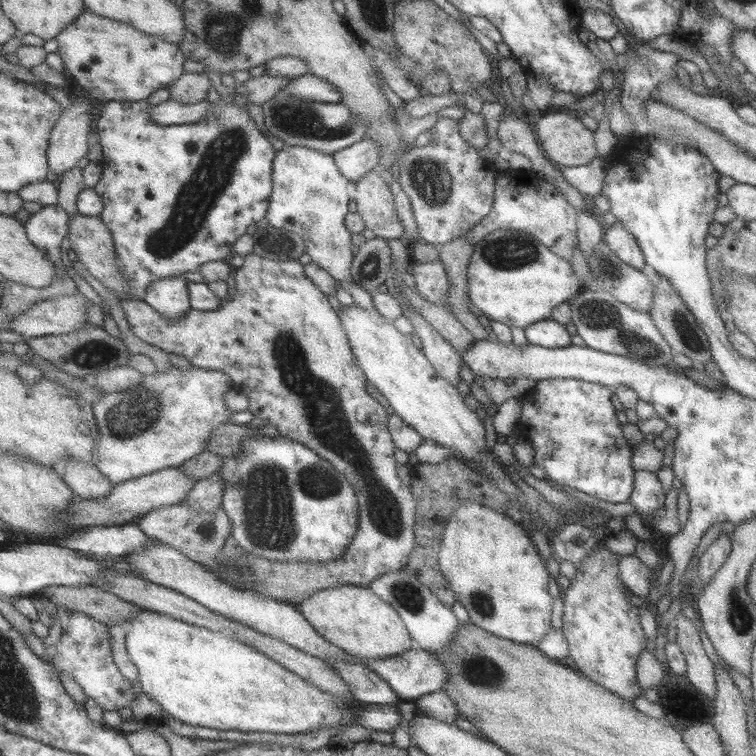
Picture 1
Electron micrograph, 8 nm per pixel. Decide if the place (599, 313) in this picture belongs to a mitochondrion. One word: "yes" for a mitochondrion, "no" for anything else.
yes

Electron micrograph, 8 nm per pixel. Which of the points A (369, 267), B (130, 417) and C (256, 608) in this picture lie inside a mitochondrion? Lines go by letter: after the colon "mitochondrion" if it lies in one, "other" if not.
A: mitochondrion
B: mitochondrion
C: other

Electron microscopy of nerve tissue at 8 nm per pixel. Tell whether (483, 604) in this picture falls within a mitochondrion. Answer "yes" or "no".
yes

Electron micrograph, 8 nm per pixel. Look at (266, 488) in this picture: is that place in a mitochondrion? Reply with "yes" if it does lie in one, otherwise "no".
yes

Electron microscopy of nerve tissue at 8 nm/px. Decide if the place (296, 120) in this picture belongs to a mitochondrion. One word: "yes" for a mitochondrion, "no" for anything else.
yes

